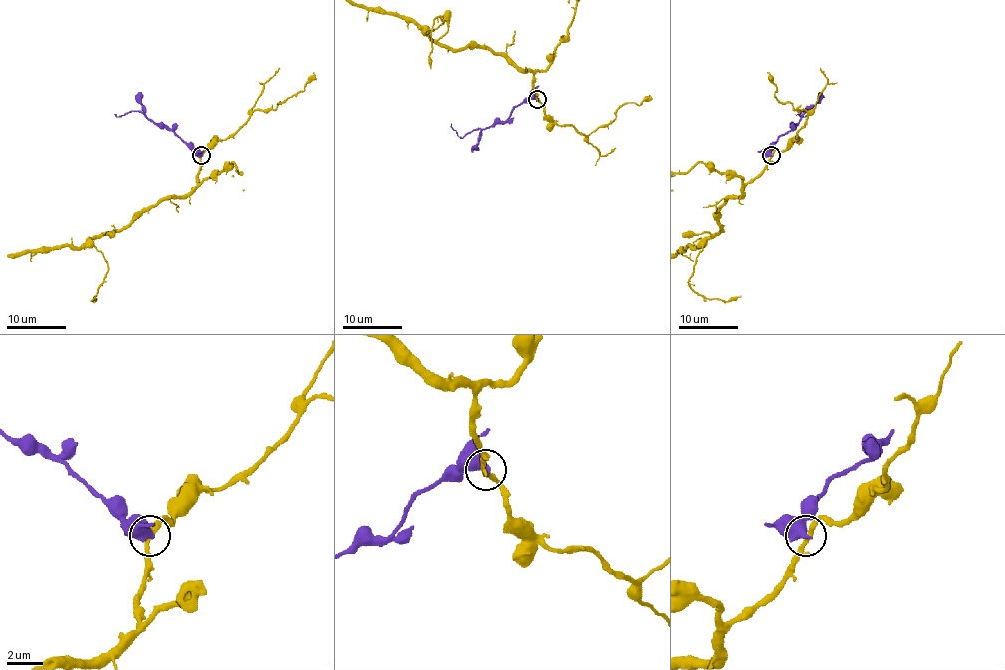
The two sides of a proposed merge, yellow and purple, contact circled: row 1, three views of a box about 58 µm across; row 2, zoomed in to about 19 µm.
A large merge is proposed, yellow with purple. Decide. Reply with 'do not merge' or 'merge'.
do not merge

